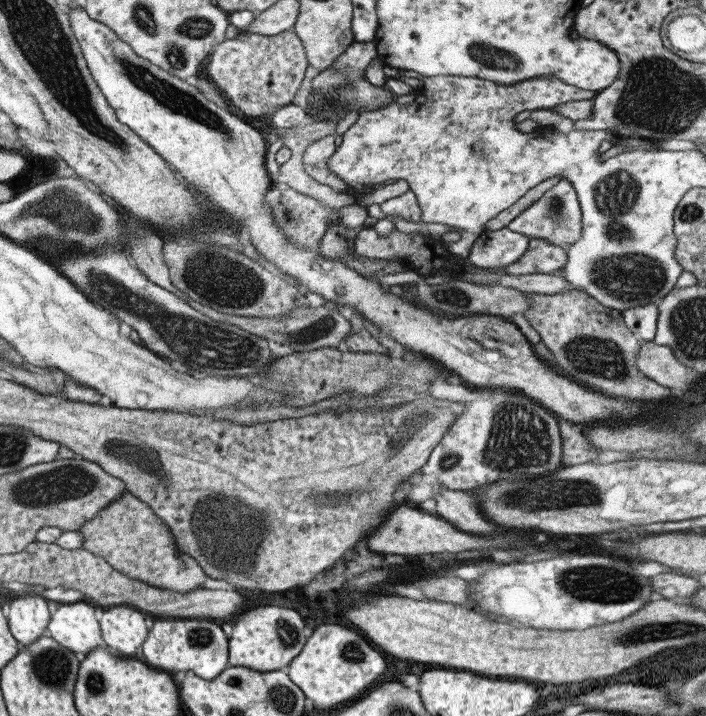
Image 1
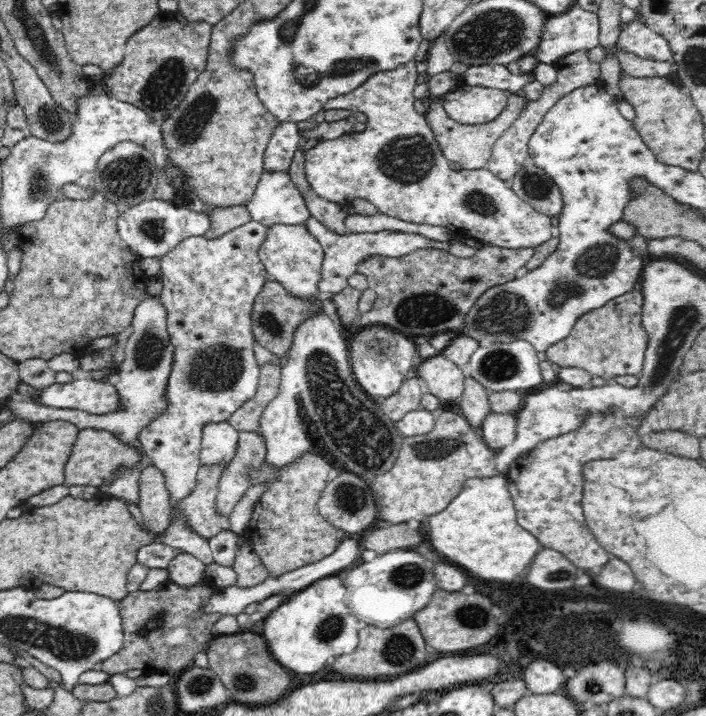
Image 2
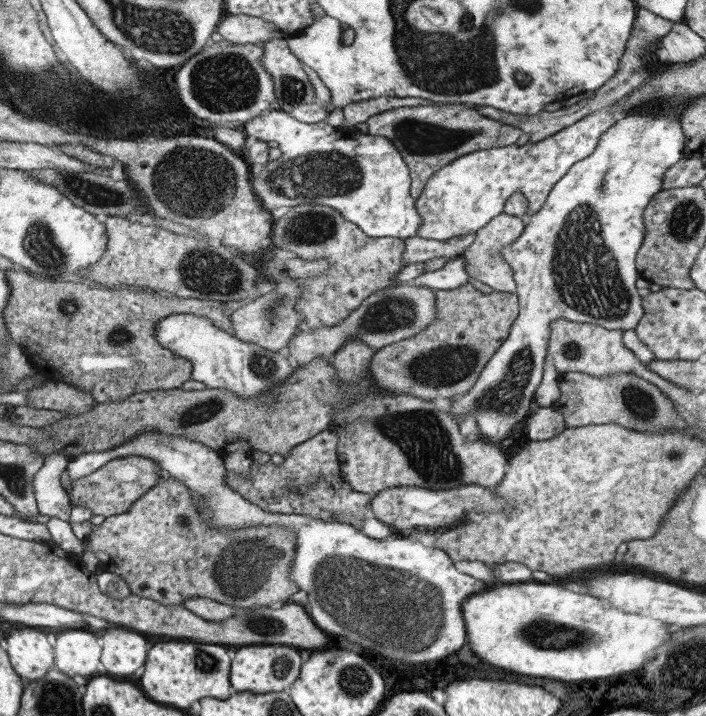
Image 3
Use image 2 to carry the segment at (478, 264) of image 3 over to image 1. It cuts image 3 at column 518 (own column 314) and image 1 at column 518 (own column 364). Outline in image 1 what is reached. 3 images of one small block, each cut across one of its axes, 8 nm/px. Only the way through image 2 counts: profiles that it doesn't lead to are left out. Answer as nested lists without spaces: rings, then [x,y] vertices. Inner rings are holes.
[[[507,227],[493,231],[483,229],[468,249],[466,258],[481,269],[503,270],[526,252],[528,239]]]

